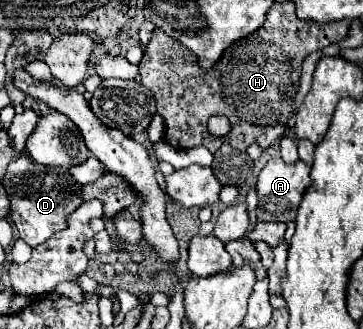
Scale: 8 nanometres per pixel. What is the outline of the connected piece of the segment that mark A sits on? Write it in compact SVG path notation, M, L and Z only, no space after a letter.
M271 157L267 165L263 167L255 189L259 195L259 205L257 205L257 219L259 221L275 221L275 223L289 223L295 221L297 207L305 195L305 189L311 185L309 177L311 167L305 165L303 161L297 161L295 165L287 165L281 157Z

